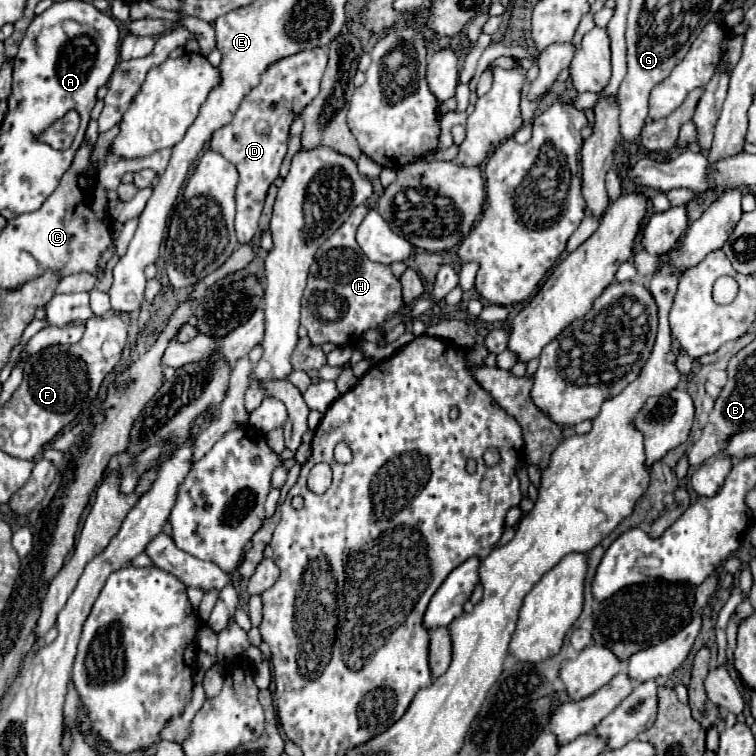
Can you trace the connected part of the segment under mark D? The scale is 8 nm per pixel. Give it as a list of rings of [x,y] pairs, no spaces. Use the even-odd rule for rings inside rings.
[[[305,49],[295,55],[283,57],[269,65],[257,87],[253,87],[241,101],[235,117],[217,129],[211,137],[209,147],[231,161],[239,171],[239,183],[235,191],[237,215],[235,233],[237,243],[249,243],[259,231],[259,217],[269,185],[277,179],[281,161],[287,153],[287,137],[293,119],[297,117],[295,105],[309,105],[319,93],[319,81],[327,65],[327,53],[323,49]]]

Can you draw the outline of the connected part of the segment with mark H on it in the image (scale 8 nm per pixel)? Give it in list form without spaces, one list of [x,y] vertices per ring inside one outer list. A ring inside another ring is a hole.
[[[365,205],[355,207],[349,219],[315,253],[301,301],[301,325],[309,331],[309,339],[315,345],[351,345],[367,329],[393,319],[403,307],[401,283],[391,273],[391,267],[369,261],[355,241],[355,231],[367,213]]]

